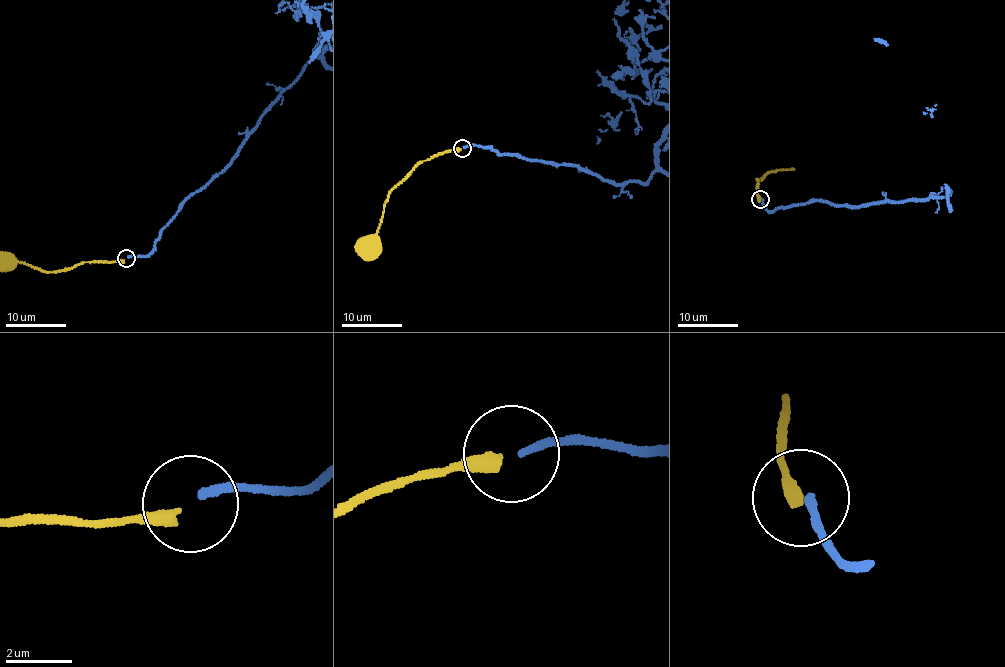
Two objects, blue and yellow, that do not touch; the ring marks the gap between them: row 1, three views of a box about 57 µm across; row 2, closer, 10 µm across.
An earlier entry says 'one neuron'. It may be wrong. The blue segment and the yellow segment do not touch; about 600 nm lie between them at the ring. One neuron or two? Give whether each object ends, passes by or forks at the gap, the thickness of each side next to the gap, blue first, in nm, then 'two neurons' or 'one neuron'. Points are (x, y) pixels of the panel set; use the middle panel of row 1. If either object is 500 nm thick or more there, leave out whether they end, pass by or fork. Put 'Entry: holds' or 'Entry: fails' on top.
Entry: fails
blue ends | yellow ends | 240/400 nm | two neurons

